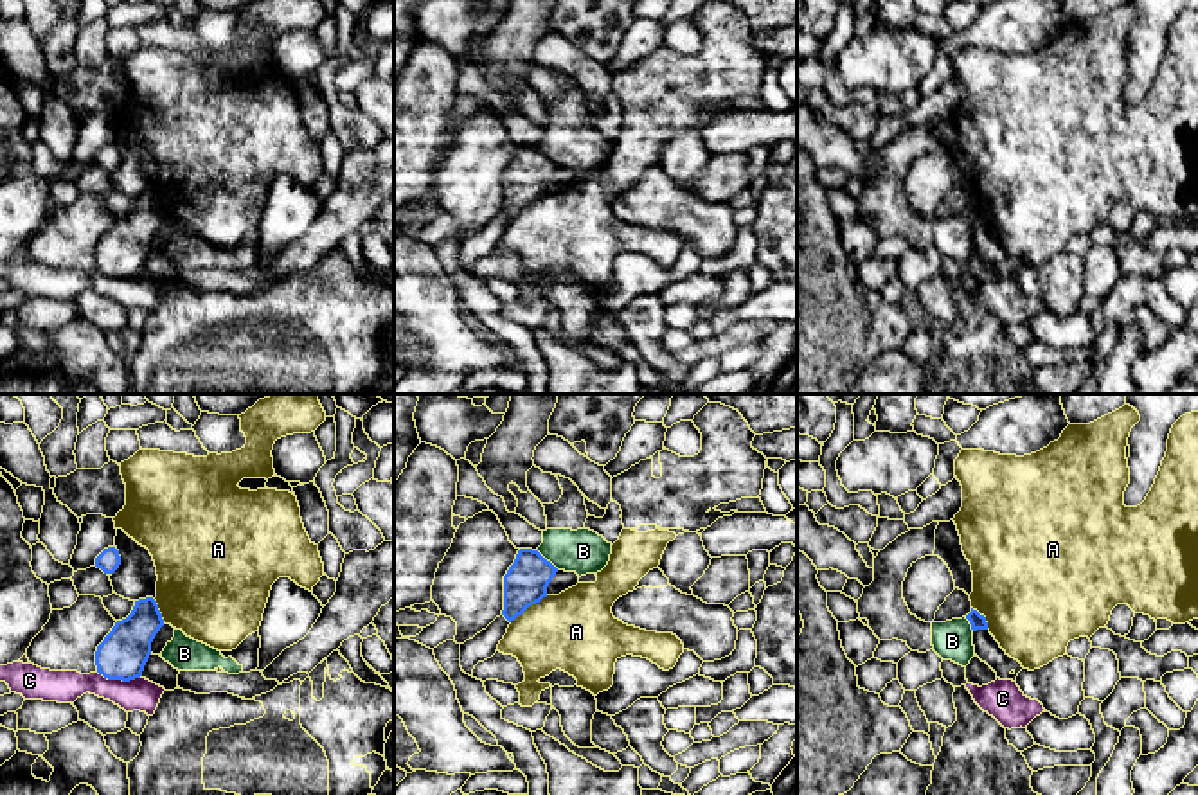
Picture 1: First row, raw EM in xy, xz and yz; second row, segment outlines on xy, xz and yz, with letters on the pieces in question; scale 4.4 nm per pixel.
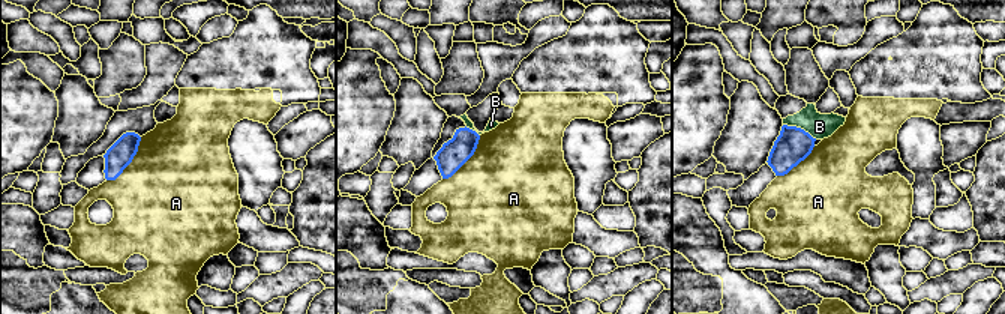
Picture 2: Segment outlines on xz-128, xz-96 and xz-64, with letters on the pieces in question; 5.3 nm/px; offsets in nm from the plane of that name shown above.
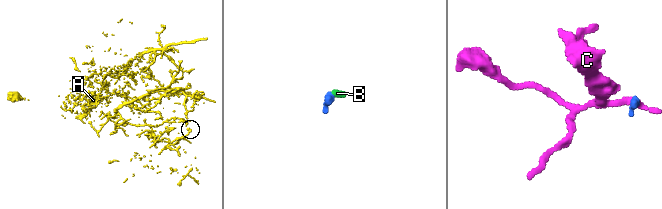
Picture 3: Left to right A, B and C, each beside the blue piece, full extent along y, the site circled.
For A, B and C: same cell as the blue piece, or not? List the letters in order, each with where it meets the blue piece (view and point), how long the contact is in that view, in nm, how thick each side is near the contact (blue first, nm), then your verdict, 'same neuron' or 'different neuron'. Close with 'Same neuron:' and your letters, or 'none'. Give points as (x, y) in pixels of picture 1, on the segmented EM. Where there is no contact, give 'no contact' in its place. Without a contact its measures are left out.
A: xz (527, 607) | 200 nm | 190/360 nm | different neuron
B: xz (545, 560) | 140 nm | 190/200 nm | different neuron
C: xy (119, 678) | 200 nm | 220/140 nm | different neuron
Same neuron: none

